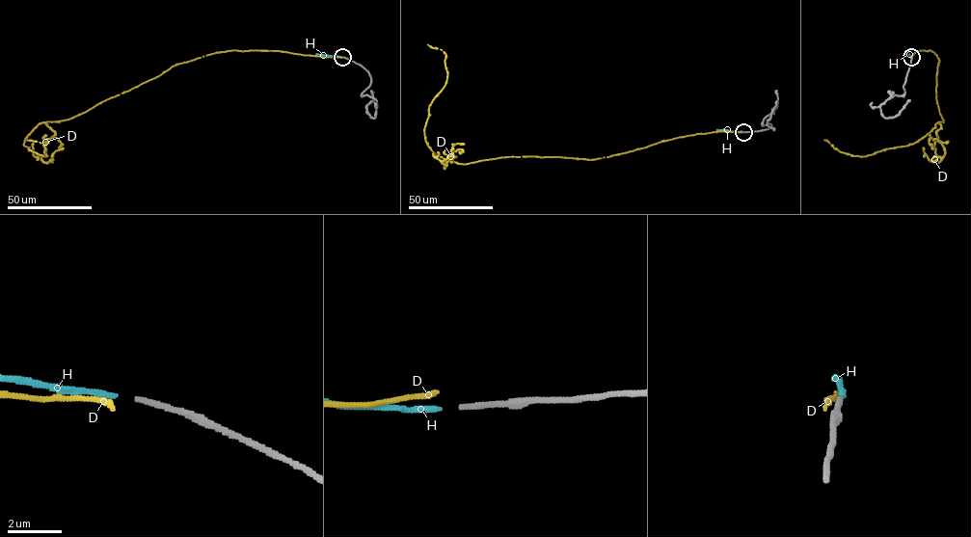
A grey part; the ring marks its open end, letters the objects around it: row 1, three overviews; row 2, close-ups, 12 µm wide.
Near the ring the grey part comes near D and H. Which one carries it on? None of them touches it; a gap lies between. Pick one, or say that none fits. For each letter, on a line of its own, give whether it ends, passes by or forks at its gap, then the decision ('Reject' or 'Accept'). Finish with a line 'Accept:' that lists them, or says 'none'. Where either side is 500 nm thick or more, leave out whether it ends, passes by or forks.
D: It ends there. Reject
H: It ends there. Accept
Accept: H

